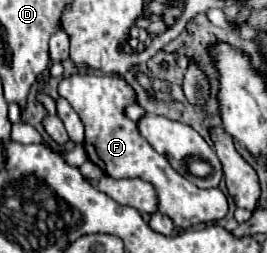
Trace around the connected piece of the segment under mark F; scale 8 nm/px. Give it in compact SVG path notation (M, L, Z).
M74 74L64 78L58 86L62 98L66 98L72 108L78 112L86 126L84 148L88 158L112 178L142 178L154 184L158 192L160 206L158 210L174 220L176 228L188 230L198 224L218 222L228 212L228 200L220 188L198 188L192 186L184 176L180 176L164 156L160 156L138 132L136 122L124 116L124 106L134 102L134 90L114 76L96 76L96 74Z

